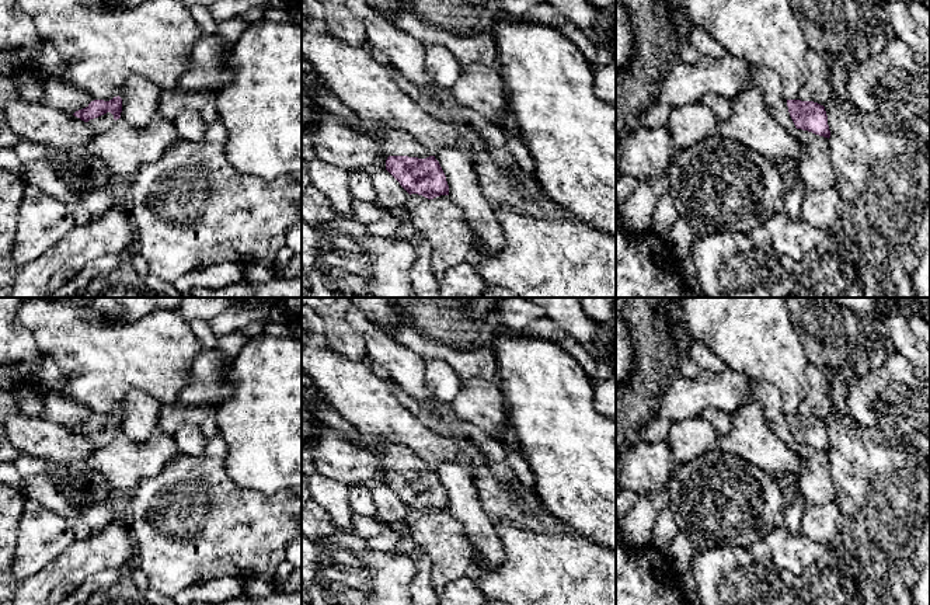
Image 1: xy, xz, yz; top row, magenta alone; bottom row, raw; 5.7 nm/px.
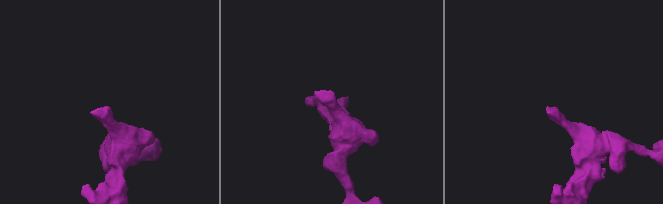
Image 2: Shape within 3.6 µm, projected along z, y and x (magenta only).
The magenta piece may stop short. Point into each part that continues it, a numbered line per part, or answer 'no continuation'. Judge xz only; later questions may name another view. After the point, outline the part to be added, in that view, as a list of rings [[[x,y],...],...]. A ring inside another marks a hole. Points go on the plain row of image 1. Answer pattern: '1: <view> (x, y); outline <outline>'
1: xz (397, 456); outline [[[384,441],[380,448],[384,452],[386,467],[389,470],[408,470],[418,473],[432,470],[426,462],[421,460],[410,448],[404,445]]]

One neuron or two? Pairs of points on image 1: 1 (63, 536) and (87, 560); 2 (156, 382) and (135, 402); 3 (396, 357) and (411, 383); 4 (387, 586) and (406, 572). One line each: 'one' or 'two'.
1: two
2: two
3: one
4: one

